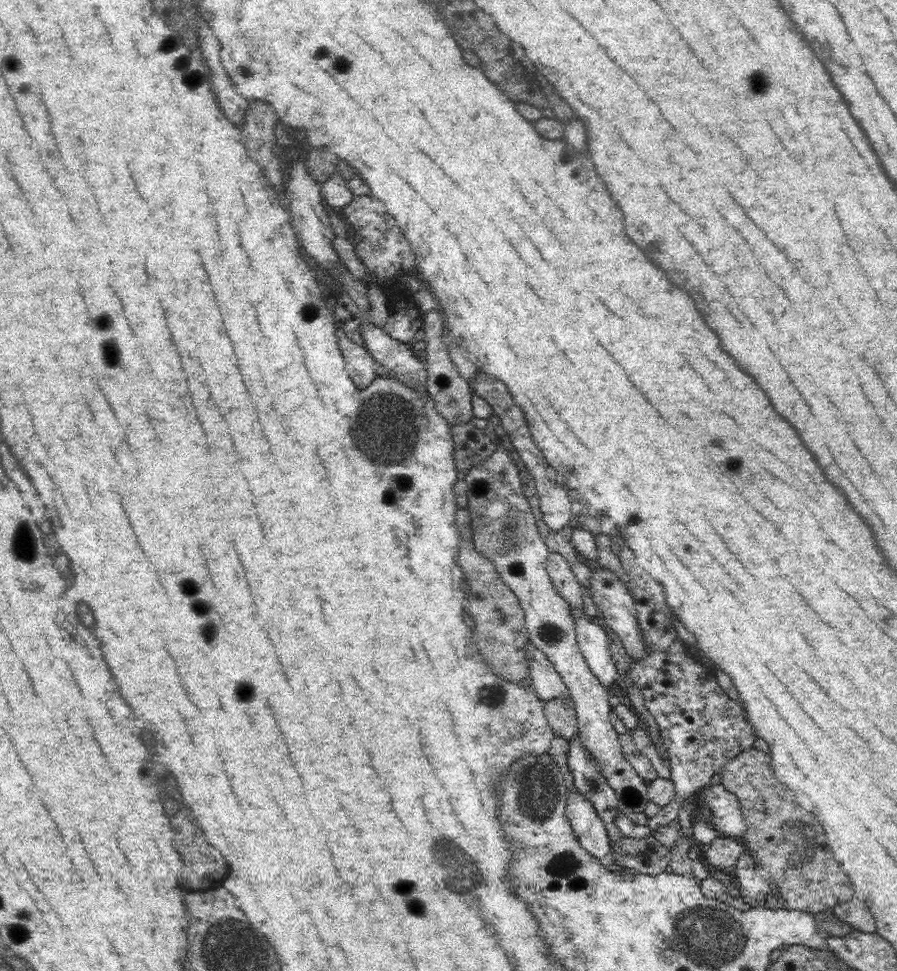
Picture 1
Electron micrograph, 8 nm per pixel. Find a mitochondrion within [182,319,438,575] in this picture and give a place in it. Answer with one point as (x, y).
(388, 425)

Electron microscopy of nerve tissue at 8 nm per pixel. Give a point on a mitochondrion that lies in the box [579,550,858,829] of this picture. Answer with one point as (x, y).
(591, 782)

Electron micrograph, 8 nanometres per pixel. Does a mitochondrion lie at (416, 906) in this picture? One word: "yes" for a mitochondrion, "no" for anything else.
yes

